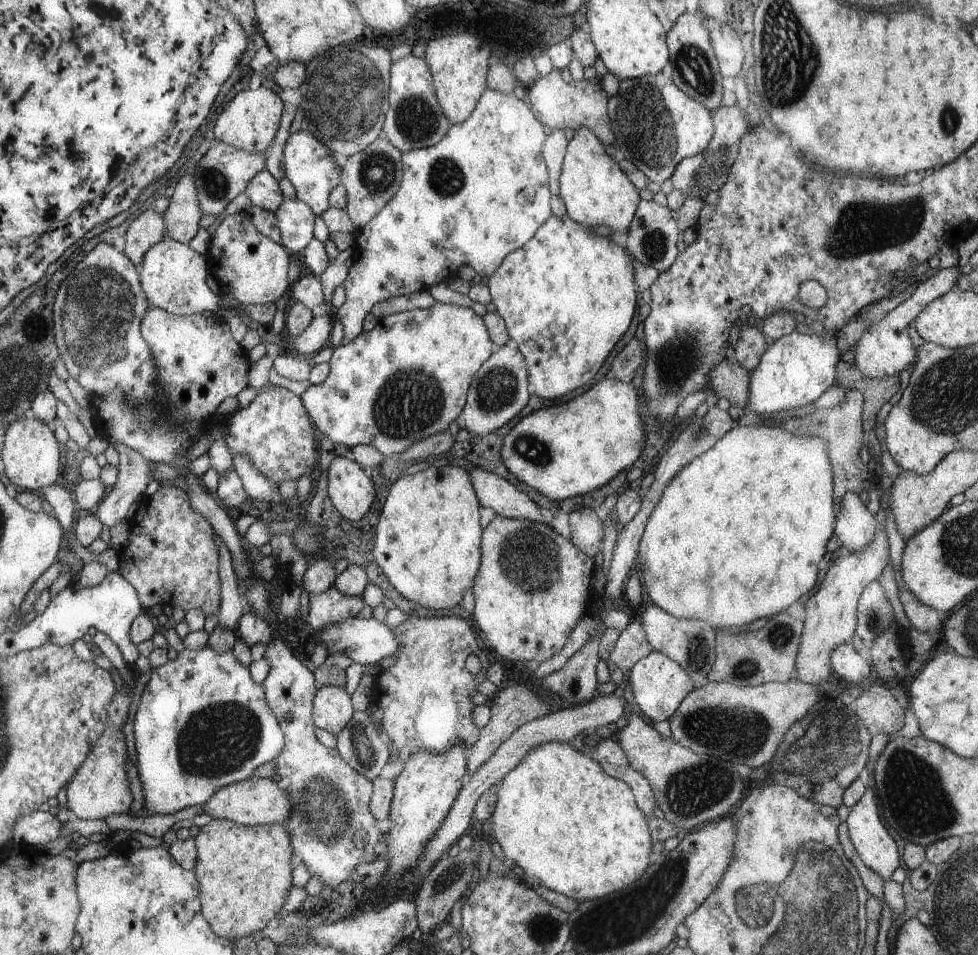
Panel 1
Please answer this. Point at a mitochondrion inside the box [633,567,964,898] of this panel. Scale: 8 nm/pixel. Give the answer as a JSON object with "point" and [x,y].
{"point":[902,764]}

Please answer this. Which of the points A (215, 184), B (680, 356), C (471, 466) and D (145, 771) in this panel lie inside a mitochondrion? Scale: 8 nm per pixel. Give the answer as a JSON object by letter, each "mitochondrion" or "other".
{"A":"mitochondrion","B":"mitochondrion","C":"other","D":"other"}

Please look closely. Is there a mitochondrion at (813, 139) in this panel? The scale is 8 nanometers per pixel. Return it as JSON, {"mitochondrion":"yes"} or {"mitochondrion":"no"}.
{"mitochondrion":"no"}

